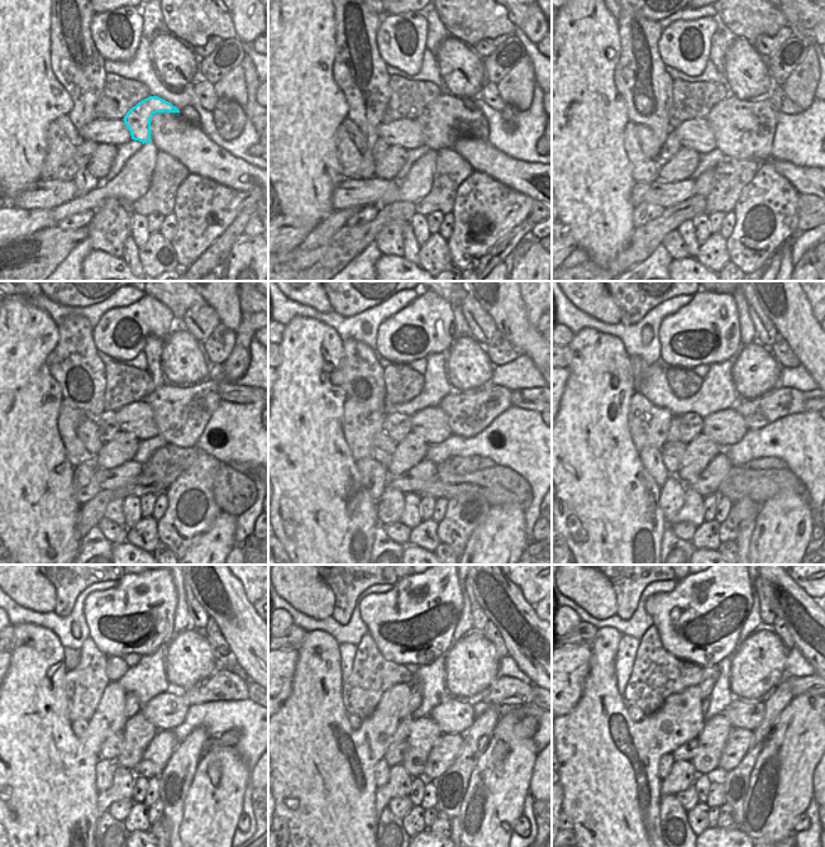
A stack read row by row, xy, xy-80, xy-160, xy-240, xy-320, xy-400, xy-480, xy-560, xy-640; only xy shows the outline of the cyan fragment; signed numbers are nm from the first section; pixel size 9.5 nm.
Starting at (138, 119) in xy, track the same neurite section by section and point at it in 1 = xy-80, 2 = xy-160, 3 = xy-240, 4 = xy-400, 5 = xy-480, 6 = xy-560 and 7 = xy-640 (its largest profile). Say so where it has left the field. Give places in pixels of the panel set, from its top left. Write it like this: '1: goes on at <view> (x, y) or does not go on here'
1: goes on at xy-80 (443, 120)
2: goes on at xy-160 (743, 129)
3: goes on at xy-240 (181, 413)
4: goes on at xy-400 (758, 413)
5: goes on at xy-480 (223, 684)
6: goes on at xy-560 (506, 691)
7: goes on at xy-640 (809, 685)

